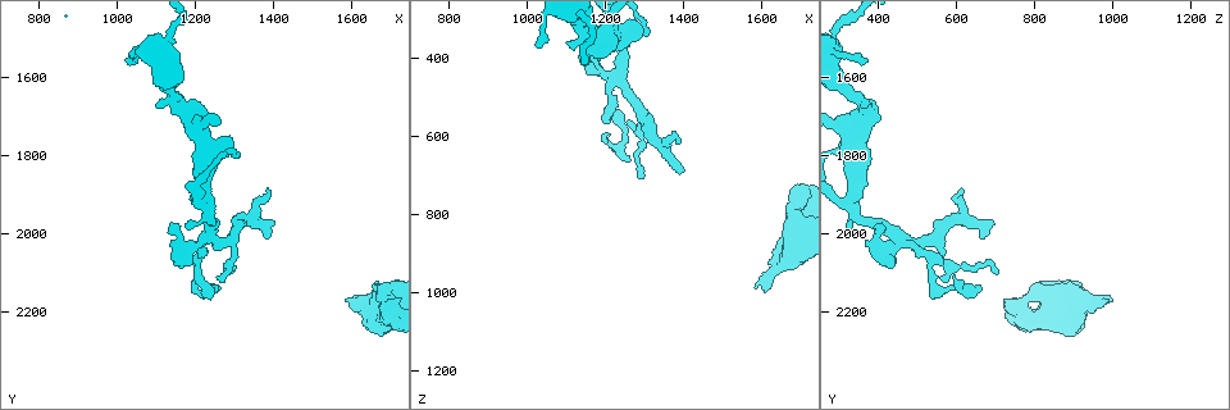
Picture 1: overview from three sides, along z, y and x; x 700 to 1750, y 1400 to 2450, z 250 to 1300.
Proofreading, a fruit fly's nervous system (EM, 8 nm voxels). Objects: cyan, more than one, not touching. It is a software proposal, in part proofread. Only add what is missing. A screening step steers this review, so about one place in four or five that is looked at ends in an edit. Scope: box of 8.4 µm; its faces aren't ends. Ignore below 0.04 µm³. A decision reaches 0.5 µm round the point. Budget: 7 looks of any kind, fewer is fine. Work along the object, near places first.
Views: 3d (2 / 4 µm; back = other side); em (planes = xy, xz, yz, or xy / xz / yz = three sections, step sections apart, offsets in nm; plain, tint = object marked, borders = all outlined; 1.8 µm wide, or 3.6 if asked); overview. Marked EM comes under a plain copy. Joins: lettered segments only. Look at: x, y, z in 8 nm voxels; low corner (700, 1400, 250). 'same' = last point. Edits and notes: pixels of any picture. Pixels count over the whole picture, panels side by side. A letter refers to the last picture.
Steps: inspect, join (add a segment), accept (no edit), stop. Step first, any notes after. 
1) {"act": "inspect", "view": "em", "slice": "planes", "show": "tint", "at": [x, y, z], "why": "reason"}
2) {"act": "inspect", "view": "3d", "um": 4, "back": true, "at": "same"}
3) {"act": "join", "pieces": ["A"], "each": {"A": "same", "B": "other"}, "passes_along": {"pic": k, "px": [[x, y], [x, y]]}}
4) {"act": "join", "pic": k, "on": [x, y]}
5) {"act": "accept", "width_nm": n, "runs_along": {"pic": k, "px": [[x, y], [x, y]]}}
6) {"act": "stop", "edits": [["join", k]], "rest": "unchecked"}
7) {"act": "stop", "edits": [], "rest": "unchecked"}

{"act": "inspect", "view": "3d", "um": 4, "at": [1580, 2165, 990], "why": "free end"}

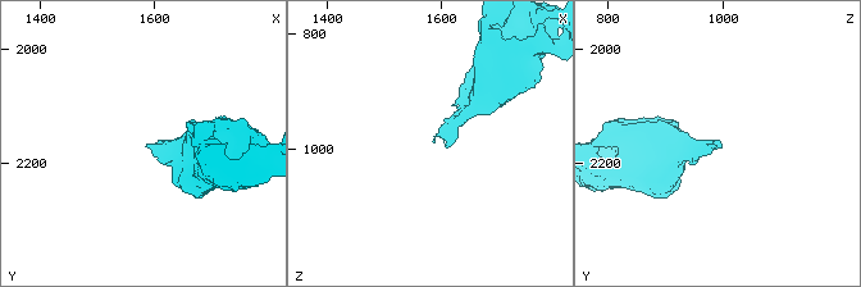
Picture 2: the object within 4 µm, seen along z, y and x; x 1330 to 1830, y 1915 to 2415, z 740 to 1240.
{"act": "inspect", "view": "em", "slice": "planes", "show": "borders", "at": [1580, 2170, 985], "why": "need the tissue"}

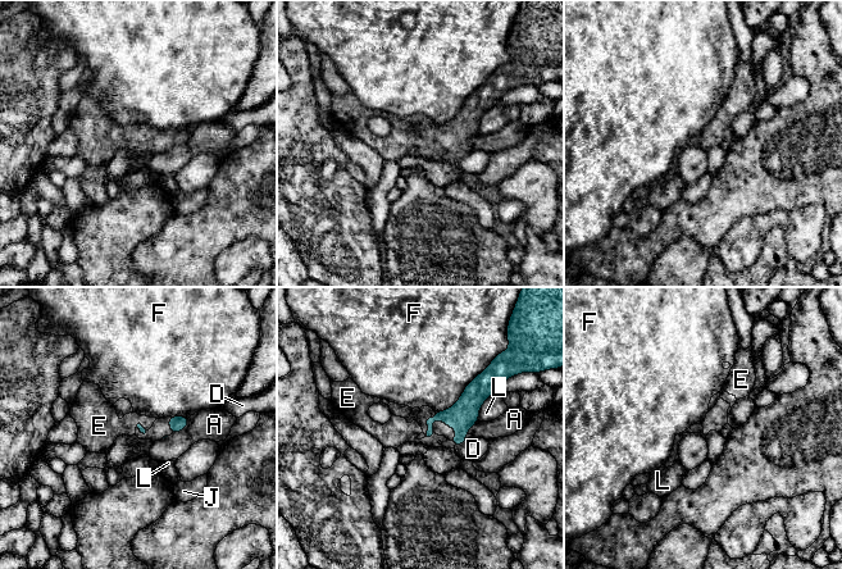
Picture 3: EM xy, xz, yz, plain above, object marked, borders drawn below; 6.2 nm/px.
{"act": "join", "pieces": ["E"], "each": {"A": "other", "D": "other", "E": "same", "F": "other", "J": "other", "L": "other"}, "found": "the neuron continues"}

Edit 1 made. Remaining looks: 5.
{"act": "inspect", "view": "overview"}

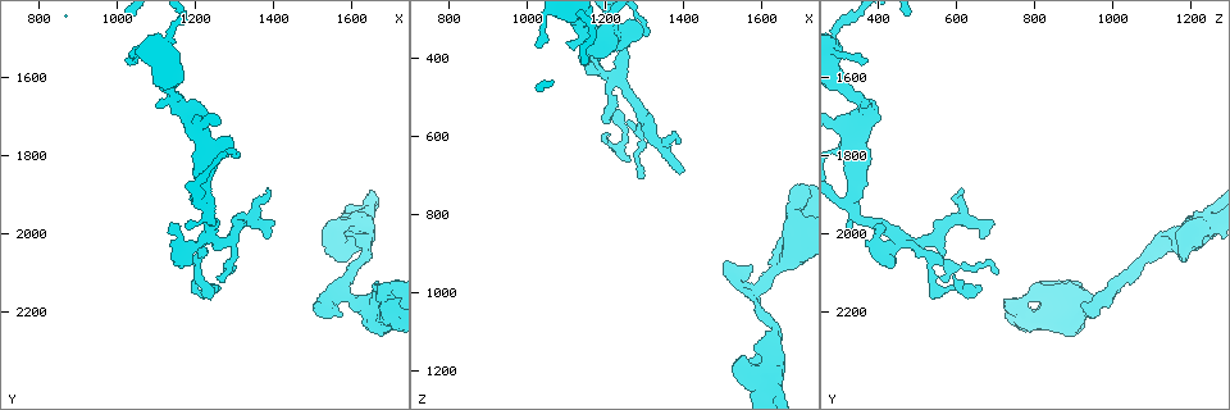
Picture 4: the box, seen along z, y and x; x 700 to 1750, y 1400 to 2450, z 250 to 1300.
{"act": "inspect", "view": "em", "slice": "xy", "step": 16, "show": "borders", "at": [1200, 2110, 595], "why": "an open end"}

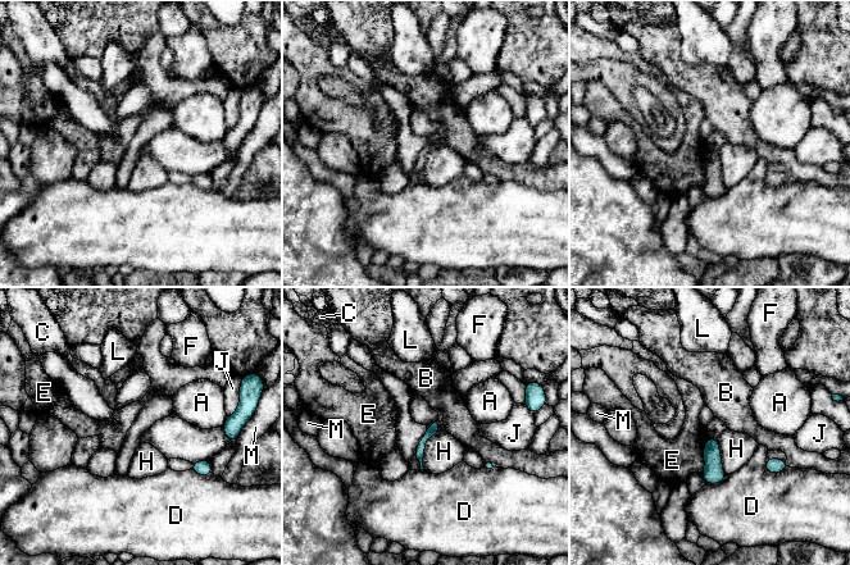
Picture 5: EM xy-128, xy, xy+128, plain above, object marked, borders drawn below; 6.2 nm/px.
{"act": "inspect", "view": "em", "slice": "planes", "show": "borders", "at": "same"}

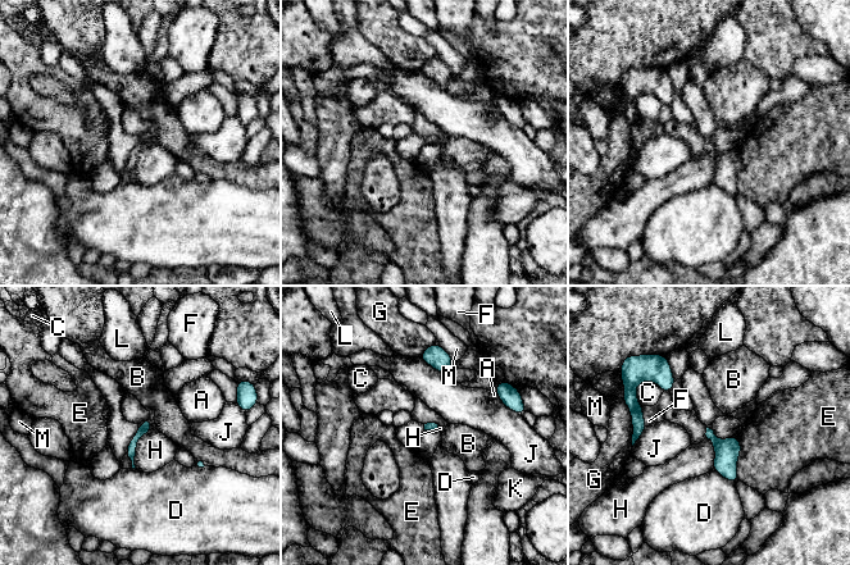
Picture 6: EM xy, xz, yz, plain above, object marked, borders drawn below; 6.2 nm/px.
{"act": "accept", "longest_contact_nm": ["G", 280], "each": {"A": "other", "B": "other", "C": "other", "D": "other", "E": "other", "F": "other", "G": "other", "H": "other", "J": "other", "K": "other", "L": "other", "M": "other"}, "border": {"pic": 6, "px": [[150, 431], [137, 442], [135, 468]]}, "found": "none of them fits"}

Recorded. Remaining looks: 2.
{"act": "inspect", "view": "em", "slice": "xz", "step": 4, "show": "tint", "at": [1135, 1980, 410], "why": "an open end"}

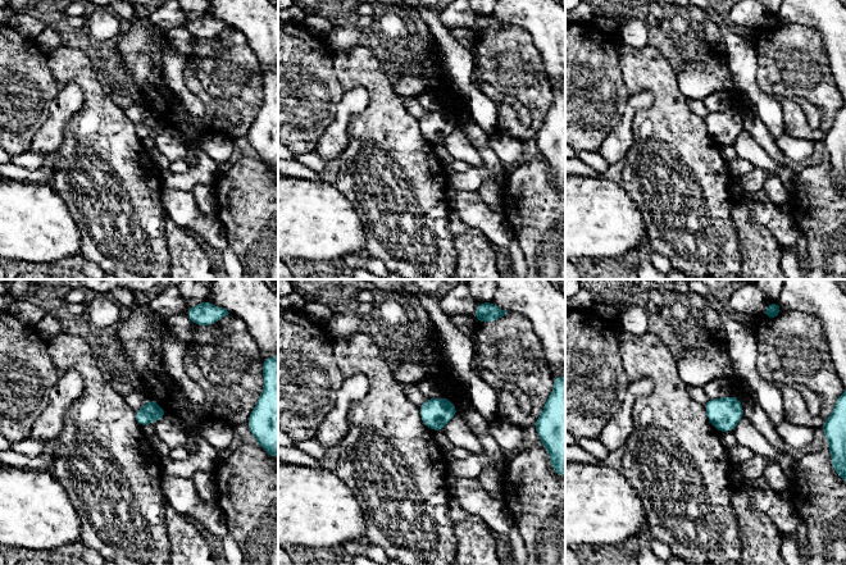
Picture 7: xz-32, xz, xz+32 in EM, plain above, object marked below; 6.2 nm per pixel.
{"act": "inspect", "view": "em", "slice": "planes", "show": "borders", "at": "same", "why": "another direction"}

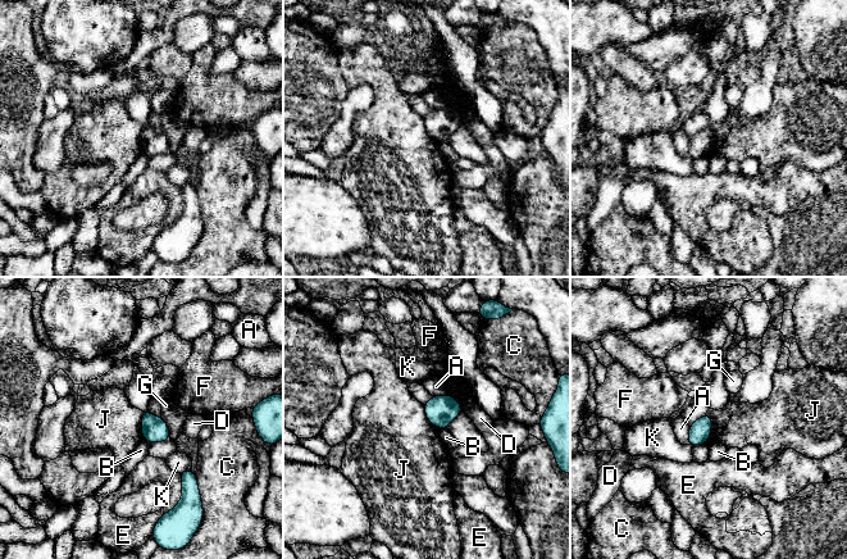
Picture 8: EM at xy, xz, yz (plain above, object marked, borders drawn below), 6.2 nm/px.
{"act": "accept", "width_nm": 130, "longest_contact_nm": ["J", 180], "each": {"A": "other", "B": "other", "C": "other", "D": "other", "E": "other", "F": "other", "G": "other", "J": "other", "K": "other"}, "found": "no lettered segment goes on from it"}

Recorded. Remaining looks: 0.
{"act": "stop", "edits": [["join", 3]], "rest": "unchecked"}

